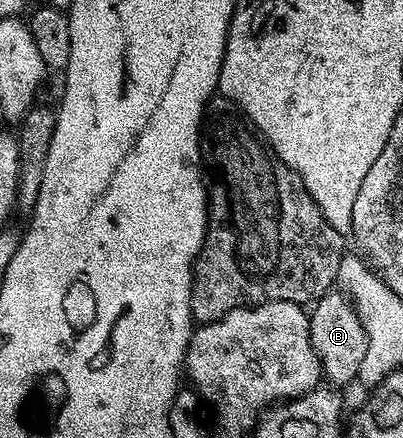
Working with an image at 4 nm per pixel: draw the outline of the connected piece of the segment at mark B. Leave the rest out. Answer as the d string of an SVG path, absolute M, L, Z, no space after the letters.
M328 293L314 304L310 312L313 349L323 366L323 379L332 388L344 389L359 378L361 356L367 348L367 334L351 299L342 293Z

